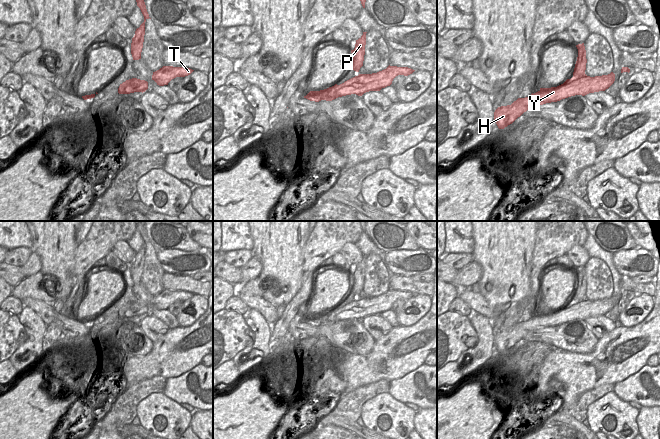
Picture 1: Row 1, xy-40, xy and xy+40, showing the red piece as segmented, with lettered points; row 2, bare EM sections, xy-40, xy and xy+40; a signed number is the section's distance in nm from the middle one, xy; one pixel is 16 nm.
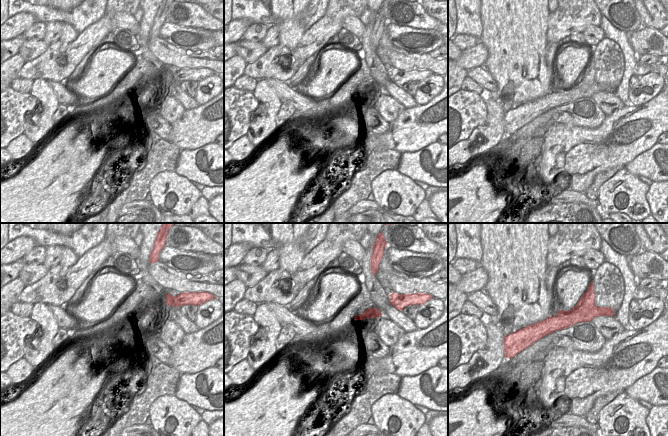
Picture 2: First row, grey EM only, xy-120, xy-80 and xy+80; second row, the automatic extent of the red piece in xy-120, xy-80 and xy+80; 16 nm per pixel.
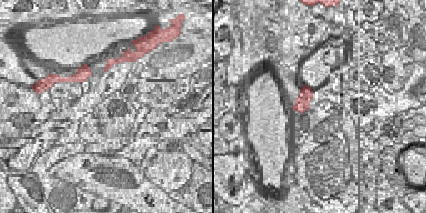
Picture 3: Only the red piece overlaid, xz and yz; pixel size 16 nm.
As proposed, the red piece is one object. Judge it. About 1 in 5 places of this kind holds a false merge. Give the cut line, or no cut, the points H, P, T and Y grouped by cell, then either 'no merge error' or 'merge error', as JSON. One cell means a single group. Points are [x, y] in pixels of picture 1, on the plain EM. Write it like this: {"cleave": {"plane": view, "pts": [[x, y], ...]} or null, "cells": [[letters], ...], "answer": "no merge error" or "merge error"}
{"cleave": {"plane": "xy+40", "pts": [[585, 298], [570, 306], [565, 306]]}, "cells": [["H", "T", "Y"], ["P"]], "answer": "merge error"}

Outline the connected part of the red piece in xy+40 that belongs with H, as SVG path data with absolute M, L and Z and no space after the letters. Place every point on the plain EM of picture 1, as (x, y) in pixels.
M611 296L608 299L595 301L585 299L571 307L564 306L557 311L540 312L538 316L528 321L518 322L511 329L498 331L494 336L494 345L499 353L504 353L530 331L557 326L575 319L585 320L589 317L605 315L614 305L615 298Z

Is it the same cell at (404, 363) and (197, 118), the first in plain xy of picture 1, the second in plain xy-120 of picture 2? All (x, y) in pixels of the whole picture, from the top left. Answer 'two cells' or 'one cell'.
one cell

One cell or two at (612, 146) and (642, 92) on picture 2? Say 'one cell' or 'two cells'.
two cells

